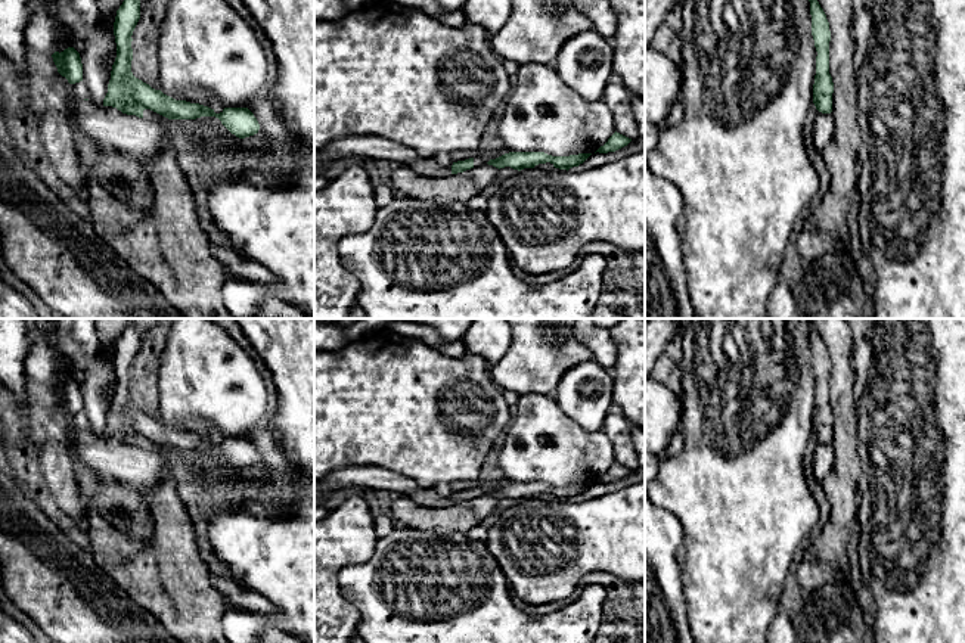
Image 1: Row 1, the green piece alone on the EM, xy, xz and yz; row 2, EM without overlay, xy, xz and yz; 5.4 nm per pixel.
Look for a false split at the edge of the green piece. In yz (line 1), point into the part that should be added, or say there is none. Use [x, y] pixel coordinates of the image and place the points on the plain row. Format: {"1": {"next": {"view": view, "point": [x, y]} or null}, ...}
{"1": {"next": null}}

